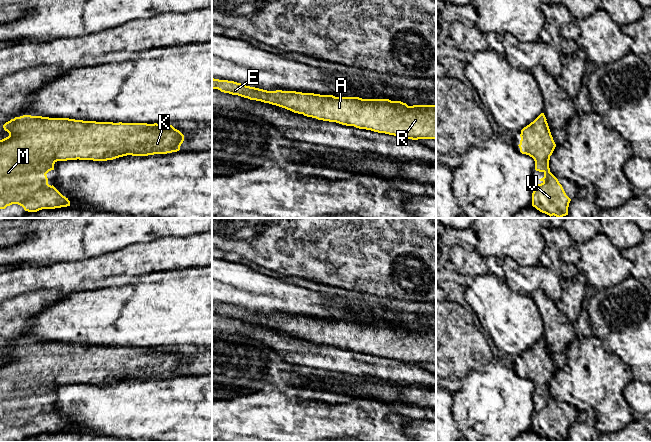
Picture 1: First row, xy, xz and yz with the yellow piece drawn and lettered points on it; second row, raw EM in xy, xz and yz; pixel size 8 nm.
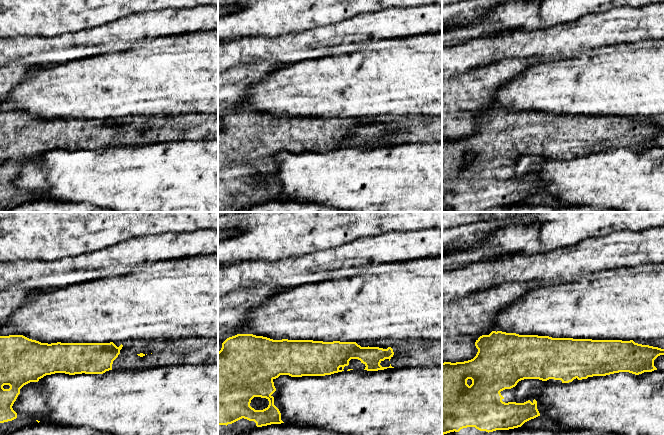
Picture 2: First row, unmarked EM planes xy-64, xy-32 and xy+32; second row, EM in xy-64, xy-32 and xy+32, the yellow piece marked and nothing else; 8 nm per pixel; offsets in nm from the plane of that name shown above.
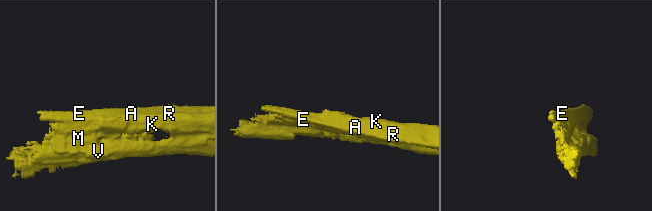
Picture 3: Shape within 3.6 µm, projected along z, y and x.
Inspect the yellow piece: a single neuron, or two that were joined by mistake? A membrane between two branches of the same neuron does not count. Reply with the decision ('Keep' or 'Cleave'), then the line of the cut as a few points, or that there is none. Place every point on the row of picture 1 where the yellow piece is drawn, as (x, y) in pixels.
Keep. No split

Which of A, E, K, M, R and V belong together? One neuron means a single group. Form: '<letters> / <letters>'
A E K M R V

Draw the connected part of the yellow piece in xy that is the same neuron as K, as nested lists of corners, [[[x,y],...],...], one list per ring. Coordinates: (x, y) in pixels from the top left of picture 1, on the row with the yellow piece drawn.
[[[23,115],[6,122],[3,128],[9,133],[9,136],[0,140],[0,209],[18,204],[28,212],[70,206],[68,198],[53,185],[48,184],[46,174],[54,170],[54,164],[57,161],[77,159],[107,161],[127,155],[167,154],[179,151],[184,141],[184,135],[179,130],[163,123],[113,123]]]

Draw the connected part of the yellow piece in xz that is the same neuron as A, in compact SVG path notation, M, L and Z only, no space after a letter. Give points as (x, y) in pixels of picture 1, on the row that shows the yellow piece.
M212 78L212 89L276 105L318 120L405 139L436 139L436 105L408 106L389 99L335 97L296 91L267 91Z

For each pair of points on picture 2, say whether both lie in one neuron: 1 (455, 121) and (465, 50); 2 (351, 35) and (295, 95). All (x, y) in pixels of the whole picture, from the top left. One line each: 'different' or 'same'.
1: different
2: different

